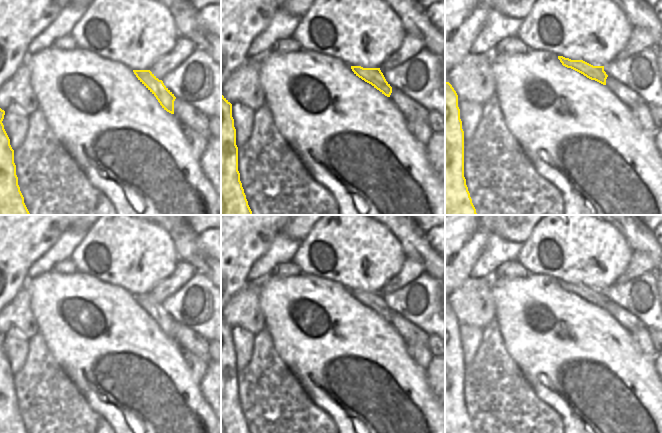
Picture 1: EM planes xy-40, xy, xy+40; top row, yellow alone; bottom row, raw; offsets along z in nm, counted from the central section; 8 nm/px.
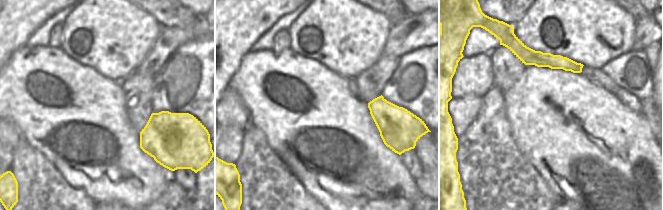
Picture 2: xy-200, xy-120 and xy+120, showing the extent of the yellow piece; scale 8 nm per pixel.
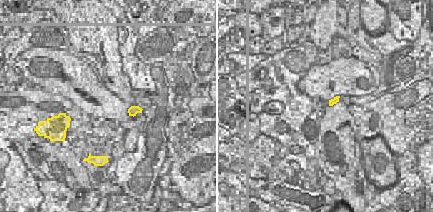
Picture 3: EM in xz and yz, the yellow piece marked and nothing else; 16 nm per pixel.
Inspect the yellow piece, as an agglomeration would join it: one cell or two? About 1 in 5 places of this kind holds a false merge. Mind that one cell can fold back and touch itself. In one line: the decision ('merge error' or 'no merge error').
no merge error

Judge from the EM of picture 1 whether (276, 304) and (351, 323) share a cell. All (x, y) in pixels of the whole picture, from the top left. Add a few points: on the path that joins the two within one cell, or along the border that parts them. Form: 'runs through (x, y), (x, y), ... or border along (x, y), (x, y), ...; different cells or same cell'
runs through (295, 297), (303, 295), (318, 300), (332, 313); same cell

